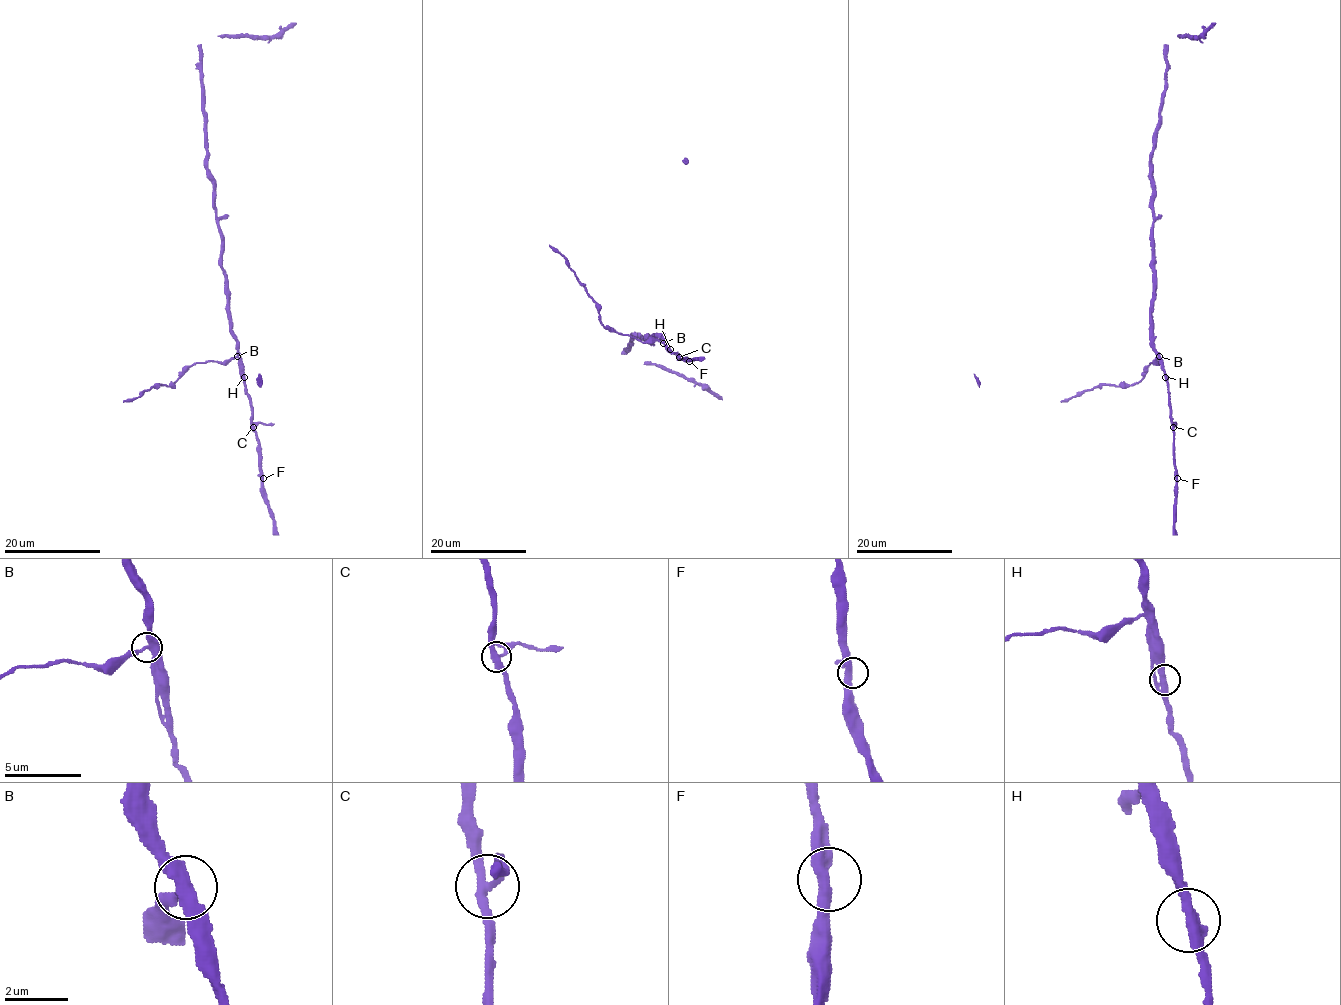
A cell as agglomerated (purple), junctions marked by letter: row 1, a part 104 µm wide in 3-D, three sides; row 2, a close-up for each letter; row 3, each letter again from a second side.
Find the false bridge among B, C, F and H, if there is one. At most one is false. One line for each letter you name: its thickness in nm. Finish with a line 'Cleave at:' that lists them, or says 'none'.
C: 280 nm
Cleave at: C

